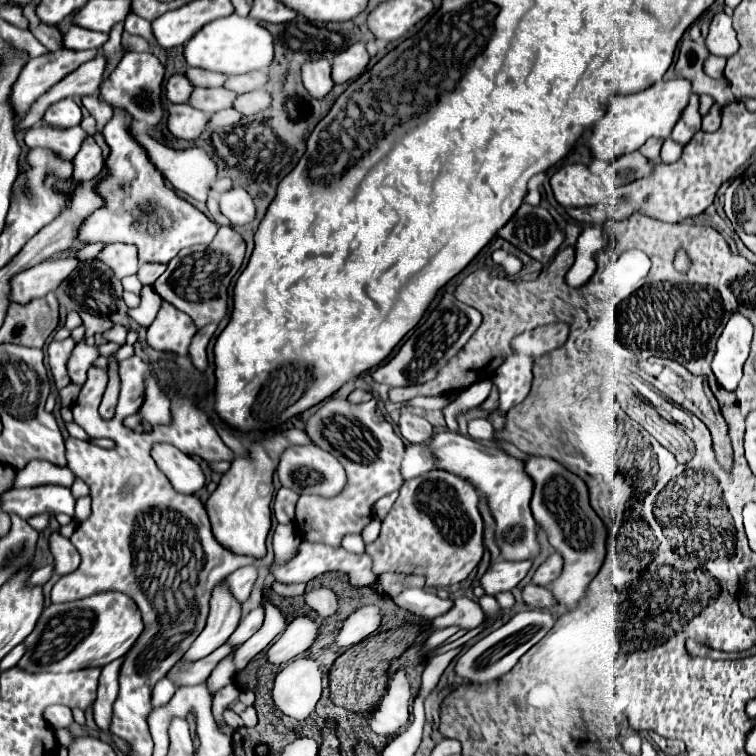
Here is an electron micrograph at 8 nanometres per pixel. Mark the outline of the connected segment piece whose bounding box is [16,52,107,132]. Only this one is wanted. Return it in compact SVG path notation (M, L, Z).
M99 52L93 60L87 60L85 64L81 64L81 68L73 70L69 76L65 76L61 82L57 82L49 92L45 92L41 96L41 100L35 102L33 110L19 122L16 131L27 130L27 128L35 126L43 118L43 112L51 104L55 104L55 102L59 102L63 98L95 94L101 80L103 80L105 68L107 68L107 56L103 52Z

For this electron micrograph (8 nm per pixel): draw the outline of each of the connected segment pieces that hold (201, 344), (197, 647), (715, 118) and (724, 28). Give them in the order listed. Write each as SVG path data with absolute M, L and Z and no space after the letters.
M209 324L205 328L199 328L199 332L195 332L191 344L189 344L189 358L191 358L191 364L197 368L197 370L205 370L207 366L207 342L213 338L215 334L215 328L217 324Z
M217 584L213 588L211 612L207 618L207 624L203 632L193 640L191 648L187 648L187 652L181 656L181 662L193 662L197 658L205 658L215 648L225 644L227 638L237 628L239 620L241 620L241 606L227 592L227 588Z
M713 104L709 114L703 118L703 124L705 124L705 132L715 132L721 124L721 106L719 104Z
M719 12L713 16L705 44L709 52L715 56L733 56L739 50L739 42L735 38L731 18L725 12Z

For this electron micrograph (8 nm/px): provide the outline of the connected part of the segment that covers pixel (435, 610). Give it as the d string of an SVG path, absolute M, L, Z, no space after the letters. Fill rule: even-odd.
M409 588L403 590L399 596L393 598L393 602L405 610L409 610L415 616L433 620L445 612L449 612L449 608L453 608L453 600L443 600L437 594L423 590L423 588Z

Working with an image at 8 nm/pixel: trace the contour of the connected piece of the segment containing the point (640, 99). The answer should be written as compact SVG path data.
M679 76L673 80L661 80L637 94L611 96L609 110L599 120L599 124L595 124L589 140L593 156L611 162L623 154L637 150L641 144L645 144L647 138L669 138L673 124L677 124L677 118L681 118L681 112L685 110L685 104L689 104L691 94L691 84L683 76Z

